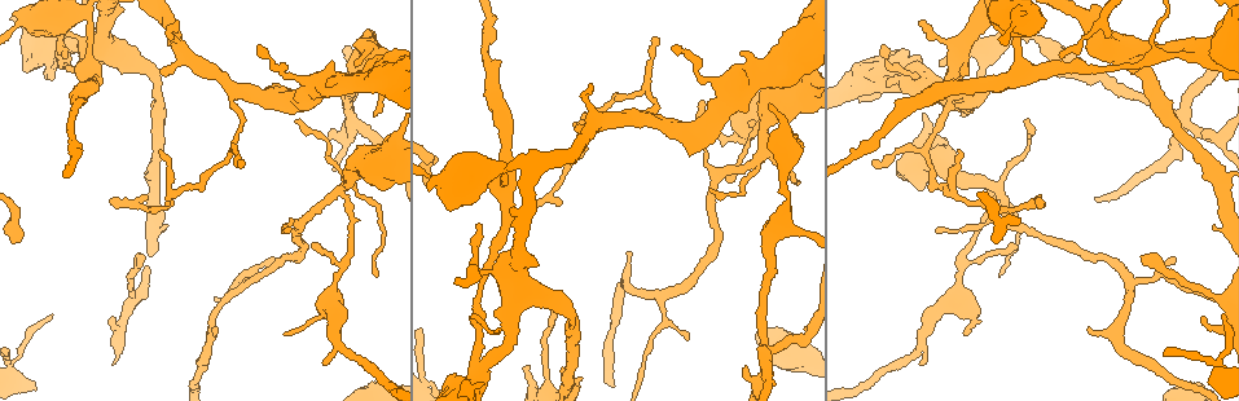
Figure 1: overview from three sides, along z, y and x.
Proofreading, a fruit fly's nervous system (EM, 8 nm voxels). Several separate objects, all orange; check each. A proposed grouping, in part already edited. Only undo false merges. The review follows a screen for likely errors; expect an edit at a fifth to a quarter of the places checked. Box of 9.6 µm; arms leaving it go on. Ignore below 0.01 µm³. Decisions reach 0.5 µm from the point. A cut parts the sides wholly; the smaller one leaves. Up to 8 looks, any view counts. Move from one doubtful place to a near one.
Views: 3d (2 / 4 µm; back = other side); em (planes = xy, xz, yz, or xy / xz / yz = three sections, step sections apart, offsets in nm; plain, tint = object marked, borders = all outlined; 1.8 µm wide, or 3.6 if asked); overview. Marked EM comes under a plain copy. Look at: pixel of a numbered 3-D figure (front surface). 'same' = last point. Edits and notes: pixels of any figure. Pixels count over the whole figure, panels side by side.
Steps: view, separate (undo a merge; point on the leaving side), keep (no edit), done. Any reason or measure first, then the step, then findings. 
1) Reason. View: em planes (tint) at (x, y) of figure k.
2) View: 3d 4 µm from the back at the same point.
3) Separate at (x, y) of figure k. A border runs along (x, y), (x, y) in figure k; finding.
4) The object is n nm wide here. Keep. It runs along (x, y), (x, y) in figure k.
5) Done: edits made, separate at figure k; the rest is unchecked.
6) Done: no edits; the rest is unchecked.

View: 3d 4 µm at (1203, 45) of figure 1.

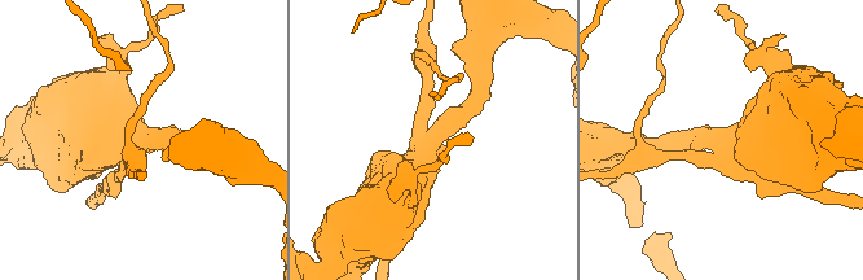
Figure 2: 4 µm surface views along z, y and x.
4 arms meet here. View: em planes (borders) at (438, 139) of figure 2.

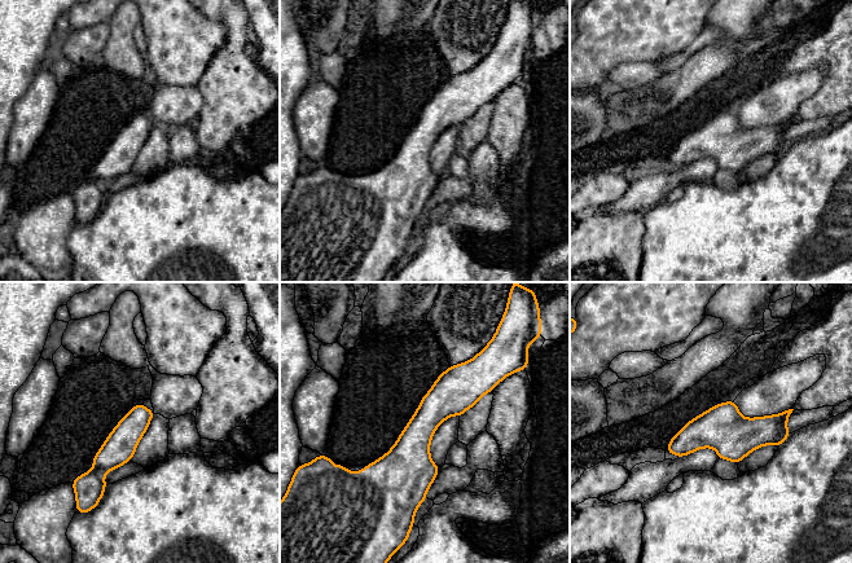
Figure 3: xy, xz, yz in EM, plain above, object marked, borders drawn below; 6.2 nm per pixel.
Separate at (89, 487) of figure 3. A border runs along (92, 469), (102, 474) in figure 3; a second cell is stuck on.

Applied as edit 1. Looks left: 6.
See it whole again. View: overview.

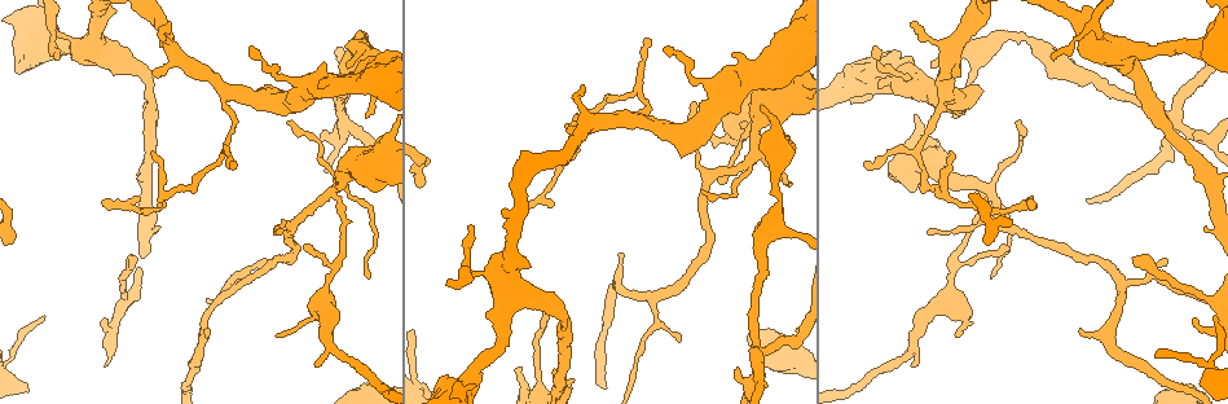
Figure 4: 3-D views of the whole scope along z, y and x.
Sharp bend. View: em planes (tint) at (51, 31) of figure 4.

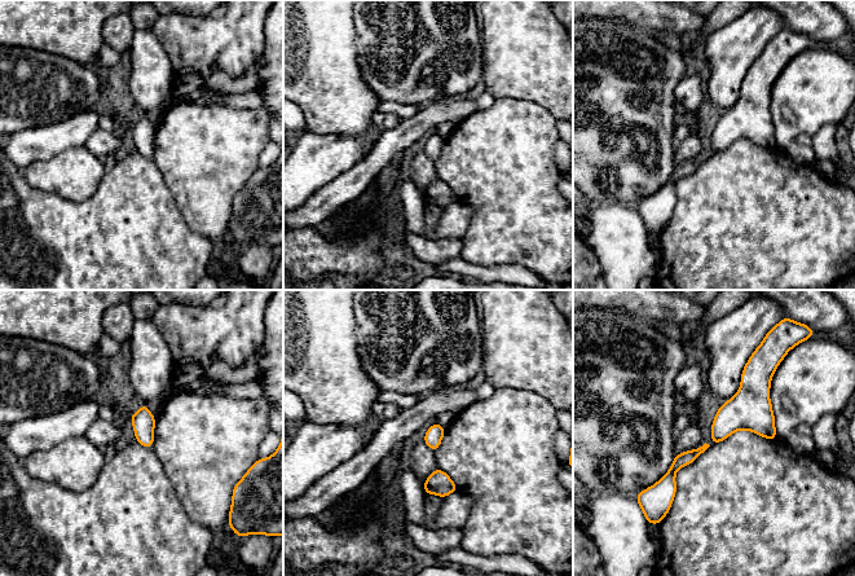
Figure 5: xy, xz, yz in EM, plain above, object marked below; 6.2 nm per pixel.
Keep. One cell here.

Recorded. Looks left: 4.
Sharp bend. View: 3d 4 µm at (765, 352) of figure 4.

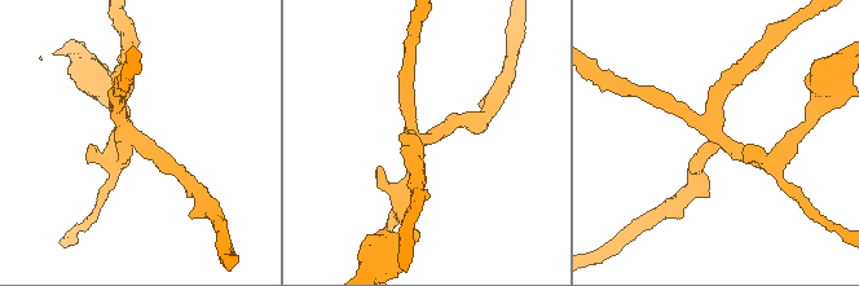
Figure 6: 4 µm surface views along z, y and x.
View: em planes (tint) at (716, 131) of figure 6.

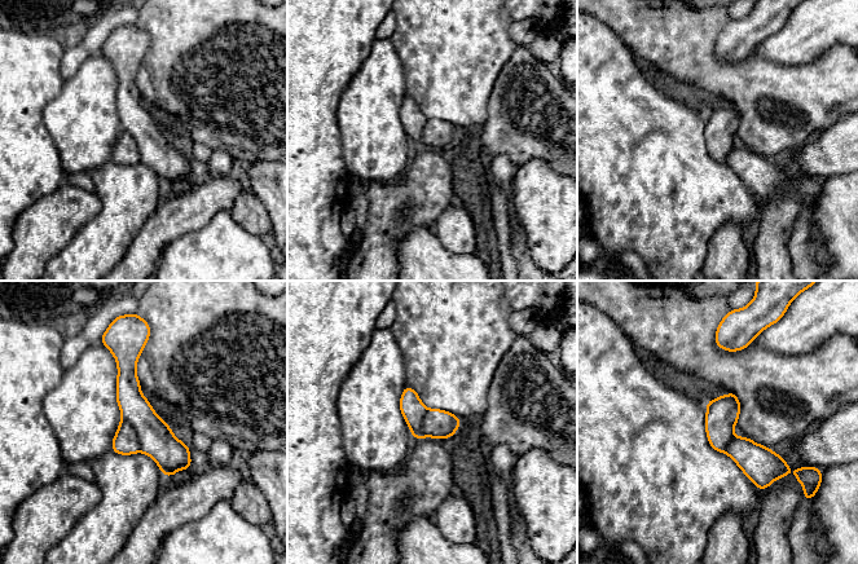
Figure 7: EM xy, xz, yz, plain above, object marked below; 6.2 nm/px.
The object is 180 nm wide here. Separate at (155, 437) of figure 7. A second cell is stuck on.

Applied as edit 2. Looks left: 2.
Done: edits made, separate at figure 3, separate at figure 7; the rest is unchecked.

